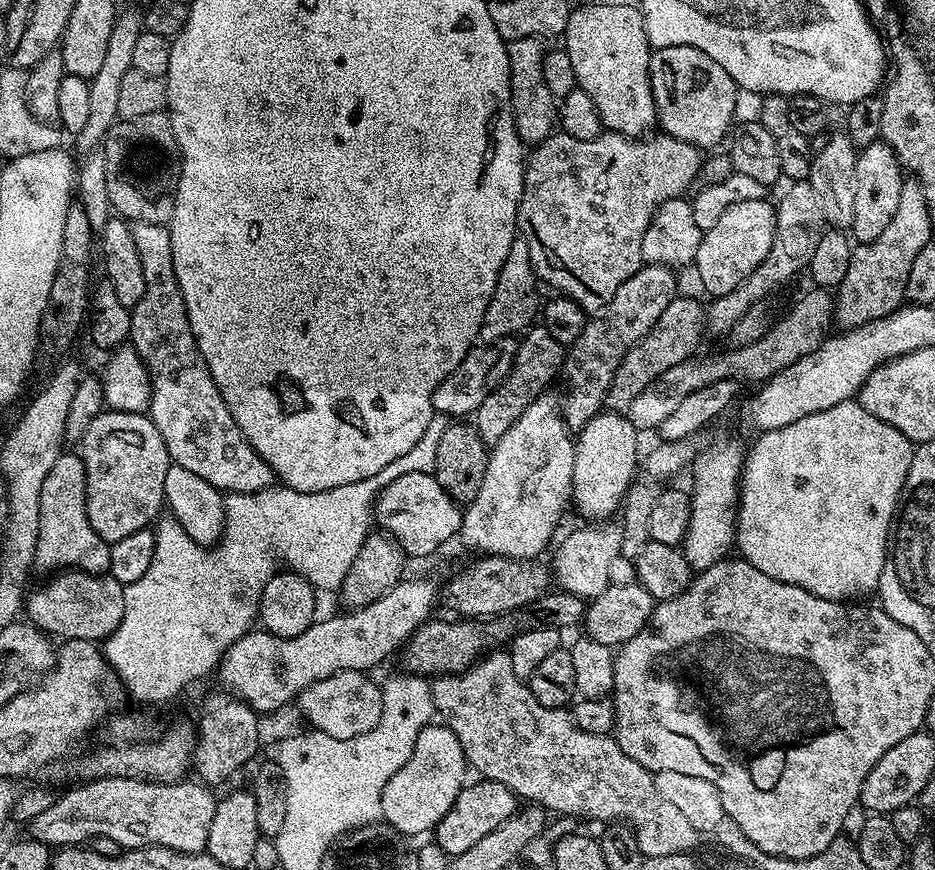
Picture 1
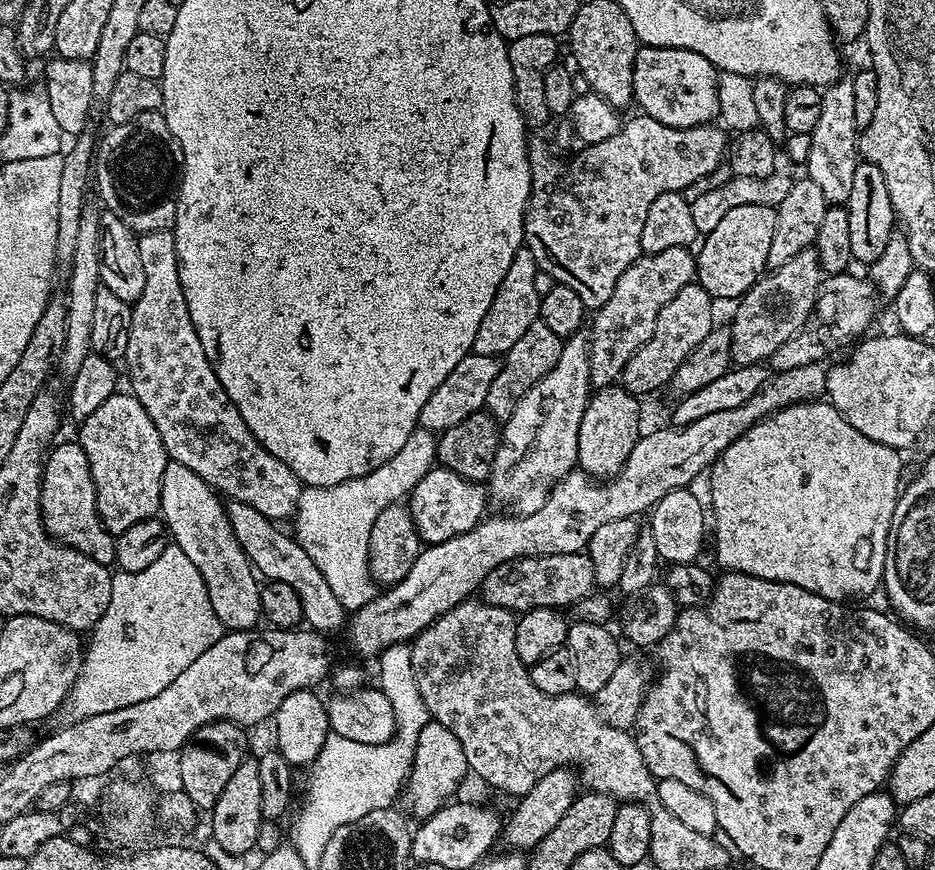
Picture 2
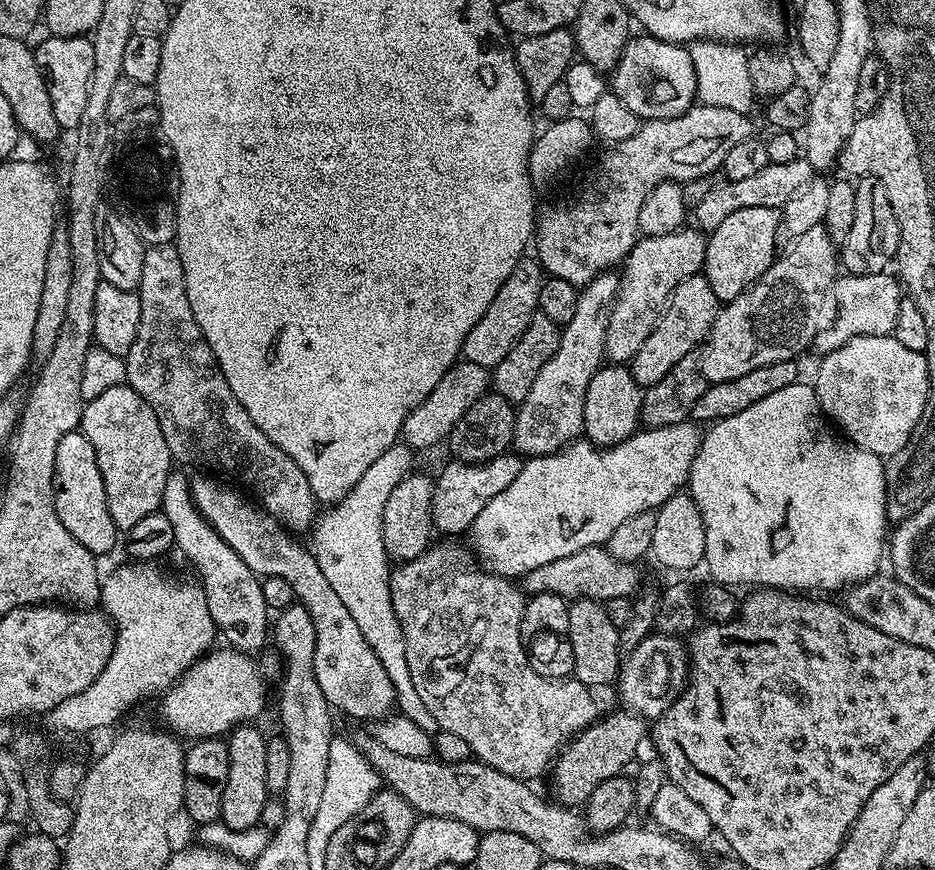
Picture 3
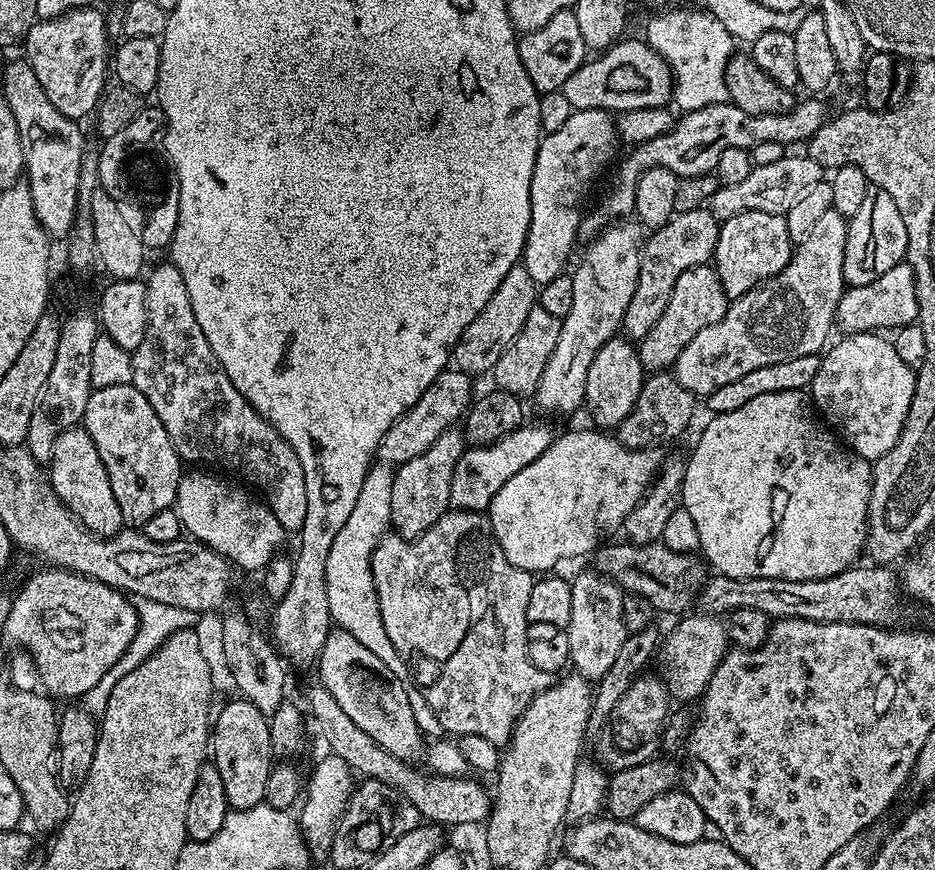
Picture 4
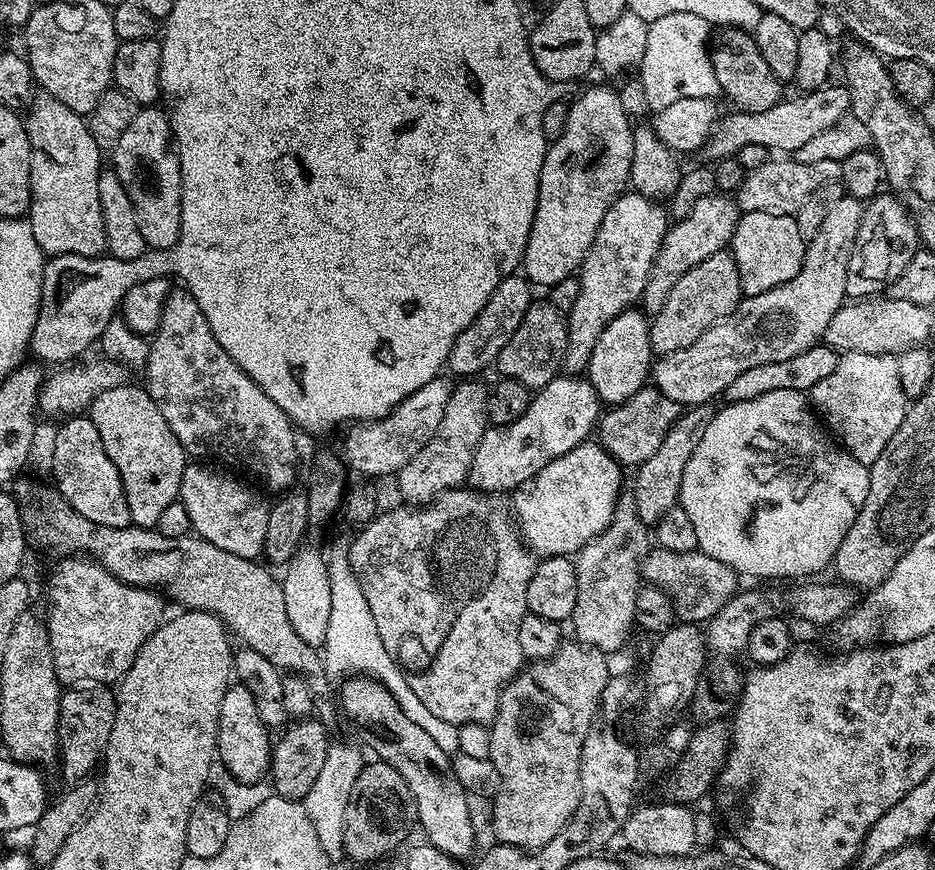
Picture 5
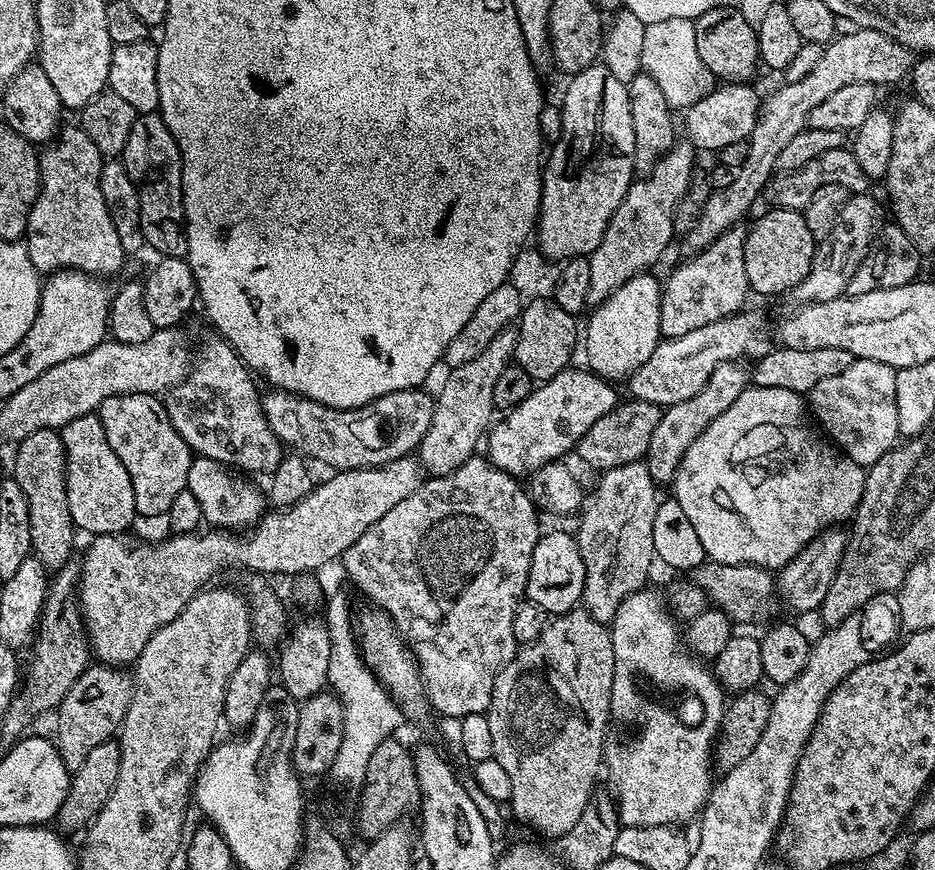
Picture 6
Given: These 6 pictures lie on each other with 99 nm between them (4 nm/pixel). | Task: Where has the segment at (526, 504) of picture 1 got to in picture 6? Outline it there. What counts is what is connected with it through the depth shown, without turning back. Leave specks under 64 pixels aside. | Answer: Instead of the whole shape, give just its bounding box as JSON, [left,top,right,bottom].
[588,142,697,305]

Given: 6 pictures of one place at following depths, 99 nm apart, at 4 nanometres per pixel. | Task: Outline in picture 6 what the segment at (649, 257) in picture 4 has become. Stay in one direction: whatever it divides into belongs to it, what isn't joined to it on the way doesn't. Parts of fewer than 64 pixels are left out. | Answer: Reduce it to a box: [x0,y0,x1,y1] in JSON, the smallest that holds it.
[682,28,914,253]

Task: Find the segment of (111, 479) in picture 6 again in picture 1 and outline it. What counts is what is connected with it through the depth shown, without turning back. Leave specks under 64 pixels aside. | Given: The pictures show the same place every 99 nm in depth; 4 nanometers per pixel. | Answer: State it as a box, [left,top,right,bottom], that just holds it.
[35,451,110,574]

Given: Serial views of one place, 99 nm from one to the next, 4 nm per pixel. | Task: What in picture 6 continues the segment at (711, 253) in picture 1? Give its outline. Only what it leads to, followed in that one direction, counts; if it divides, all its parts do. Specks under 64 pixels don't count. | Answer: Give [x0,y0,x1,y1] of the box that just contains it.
[744,207,817,296]

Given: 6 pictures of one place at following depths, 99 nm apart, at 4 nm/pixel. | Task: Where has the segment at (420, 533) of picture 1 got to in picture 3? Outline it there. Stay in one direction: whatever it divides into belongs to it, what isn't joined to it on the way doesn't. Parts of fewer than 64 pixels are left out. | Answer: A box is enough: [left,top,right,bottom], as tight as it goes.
[432,454,522,538]

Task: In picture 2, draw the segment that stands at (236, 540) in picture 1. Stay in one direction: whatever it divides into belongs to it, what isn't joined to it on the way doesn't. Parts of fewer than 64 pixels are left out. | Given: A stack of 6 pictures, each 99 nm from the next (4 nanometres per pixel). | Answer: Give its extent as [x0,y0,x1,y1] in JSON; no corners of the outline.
[59,426,437,724]

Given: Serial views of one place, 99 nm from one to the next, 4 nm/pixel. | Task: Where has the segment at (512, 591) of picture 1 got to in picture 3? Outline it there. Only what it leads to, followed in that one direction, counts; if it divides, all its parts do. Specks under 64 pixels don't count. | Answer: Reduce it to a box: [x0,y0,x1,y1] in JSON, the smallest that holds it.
[522,544,641,602]

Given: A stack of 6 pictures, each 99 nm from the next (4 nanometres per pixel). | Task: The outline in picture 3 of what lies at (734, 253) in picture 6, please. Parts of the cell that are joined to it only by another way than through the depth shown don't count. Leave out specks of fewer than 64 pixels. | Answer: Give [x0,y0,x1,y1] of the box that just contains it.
[631,274,722,389]

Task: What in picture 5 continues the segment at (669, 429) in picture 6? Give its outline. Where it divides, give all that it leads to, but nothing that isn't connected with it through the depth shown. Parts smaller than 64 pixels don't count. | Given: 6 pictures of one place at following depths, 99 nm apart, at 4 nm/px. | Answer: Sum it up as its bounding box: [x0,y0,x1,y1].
[630,403,714,526]

